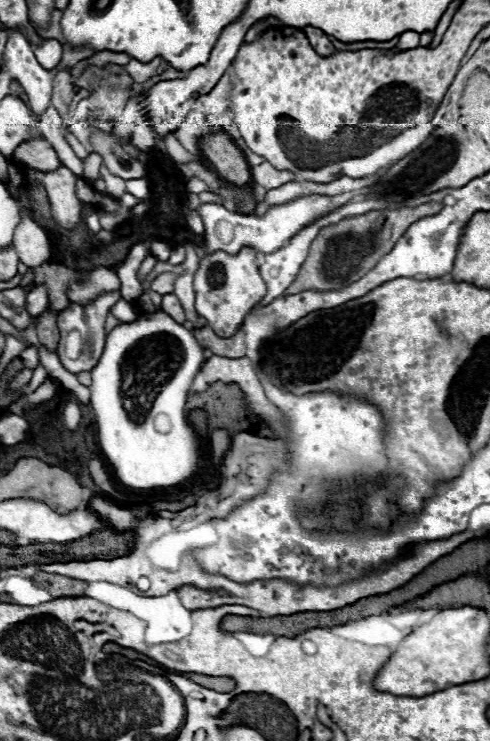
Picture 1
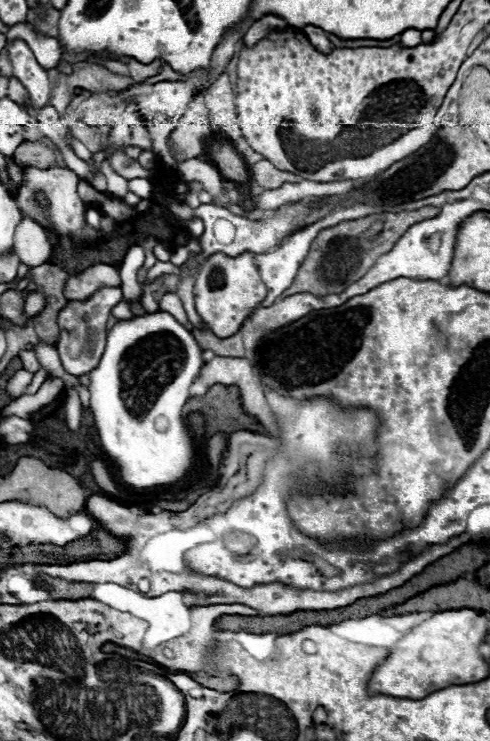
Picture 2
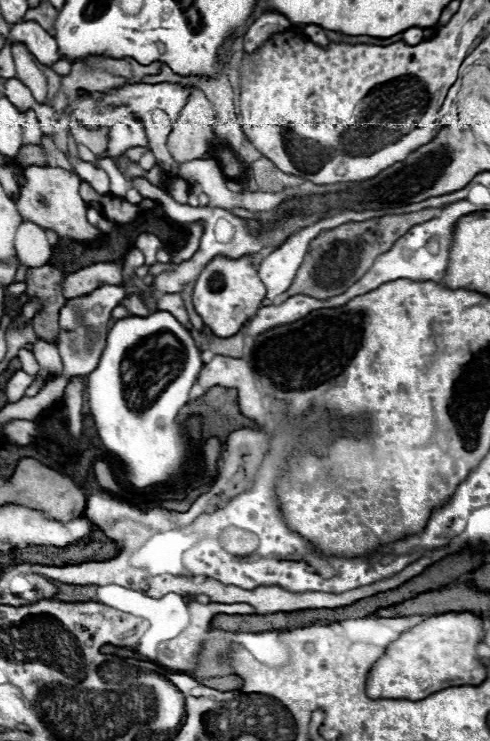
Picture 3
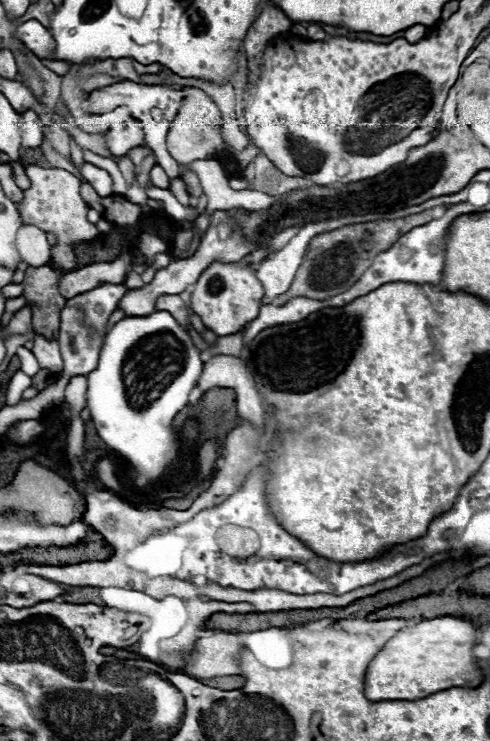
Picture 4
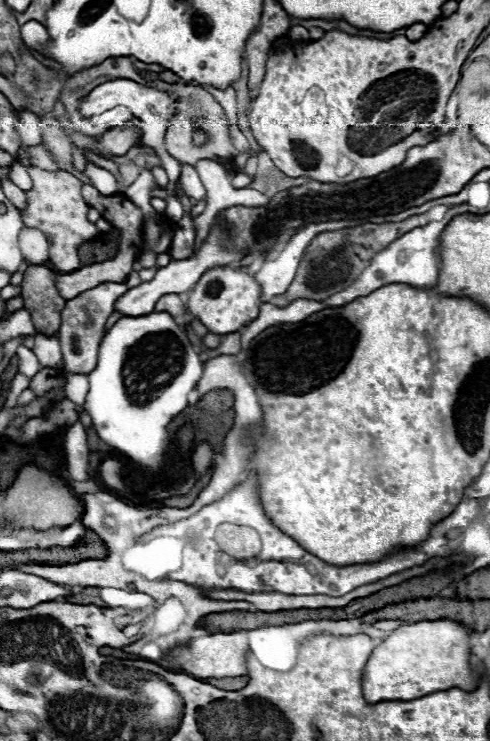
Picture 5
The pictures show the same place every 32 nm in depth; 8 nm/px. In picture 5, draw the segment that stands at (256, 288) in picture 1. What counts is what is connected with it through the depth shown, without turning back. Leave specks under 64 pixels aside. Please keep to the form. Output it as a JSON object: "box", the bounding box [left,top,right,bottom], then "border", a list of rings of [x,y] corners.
{"box":[188,266,262,336],"border":[[[214,266],[202,274],[192,292],[188,294],[188,312],[198,318],[210,332],[226,336],[238,332],[250,320],[258,316],[262,288],[252,274],[242,270],[242,266]]]}

